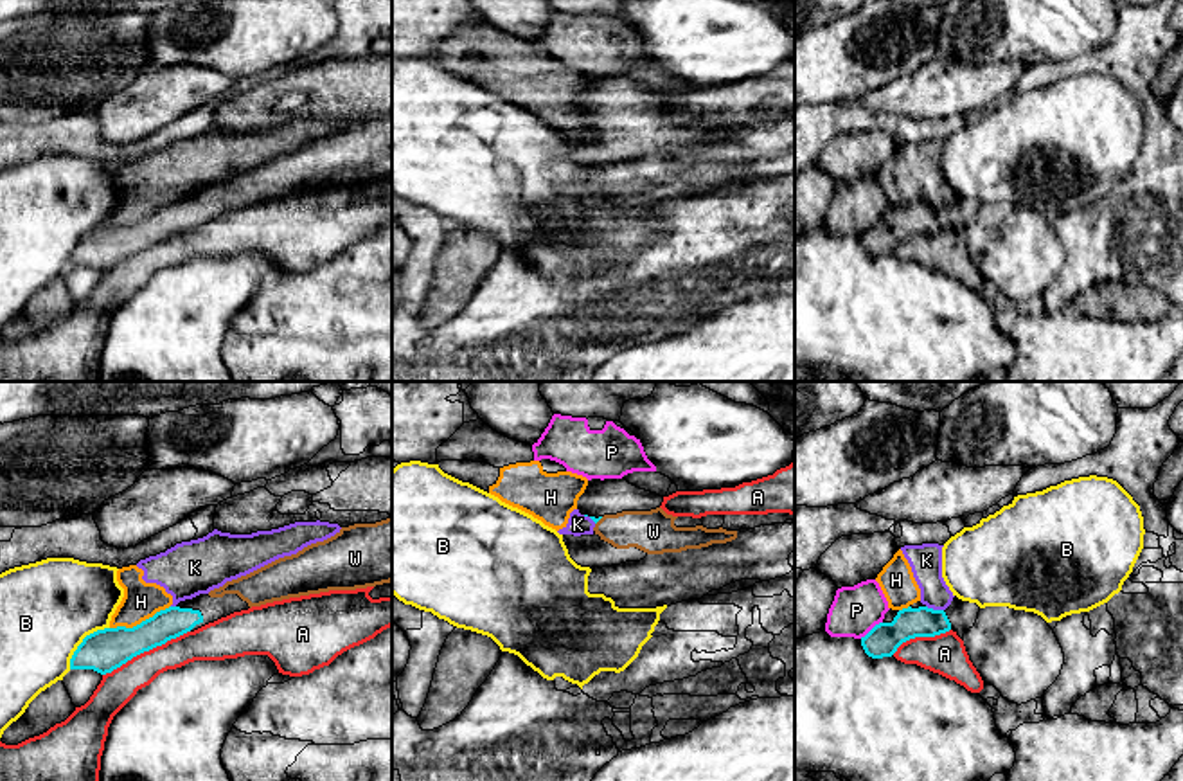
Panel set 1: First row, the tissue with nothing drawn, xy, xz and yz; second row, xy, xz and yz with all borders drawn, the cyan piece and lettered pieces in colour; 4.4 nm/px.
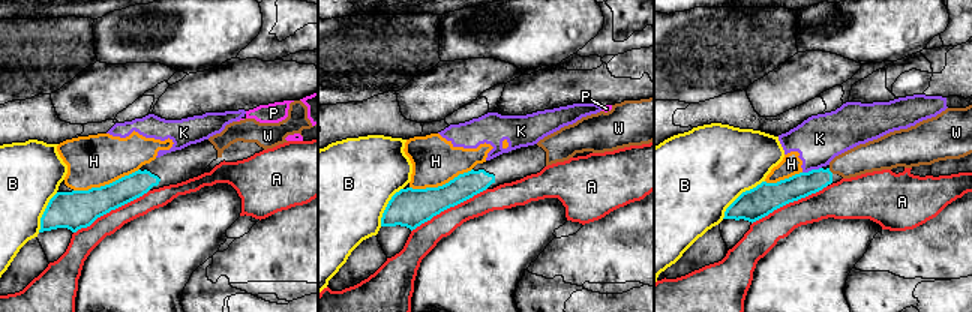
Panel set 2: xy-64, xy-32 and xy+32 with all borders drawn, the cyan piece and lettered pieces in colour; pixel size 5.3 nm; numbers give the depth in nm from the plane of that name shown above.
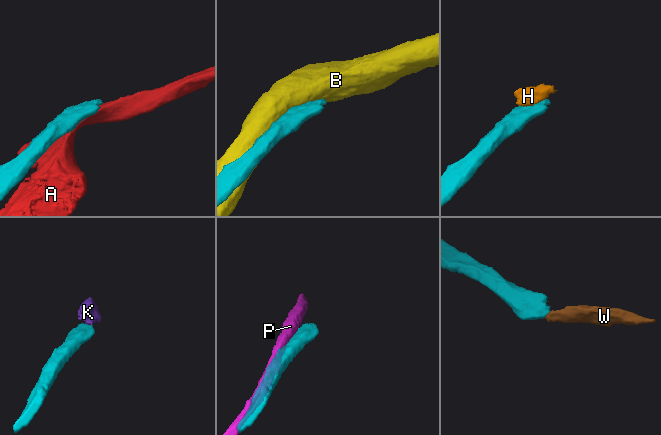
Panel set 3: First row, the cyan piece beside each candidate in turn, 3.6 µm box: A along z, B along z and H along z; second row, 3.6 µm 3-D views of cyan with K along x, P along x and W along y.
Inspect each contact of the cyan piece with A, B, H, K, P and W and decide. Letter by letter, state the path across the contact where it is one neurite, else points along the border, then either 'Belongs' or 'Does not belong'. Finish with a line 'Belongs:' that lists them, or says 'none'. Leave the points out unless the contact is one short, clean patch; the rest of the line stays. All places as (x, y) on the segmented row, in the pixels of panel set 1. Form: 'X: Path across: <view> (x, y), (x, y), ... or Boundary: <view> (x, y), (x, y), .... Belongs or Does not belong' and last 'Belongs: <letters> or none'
A: Does not belong
B: Does not belong
H: Boundary: xy (169, 605), (132, 627), (110, 628). Does not belong
K: Boundary: yz (926, 605), (942, 610). Does not belong
P: Does not belong
W: Path across: xz (594, 519), (599, 519), (615, 529), (653, 531). Belongs
Belongs: W

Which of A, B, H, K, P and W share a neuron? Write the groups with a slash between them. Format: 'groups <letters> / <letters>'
groups A / B / H K / P / W

